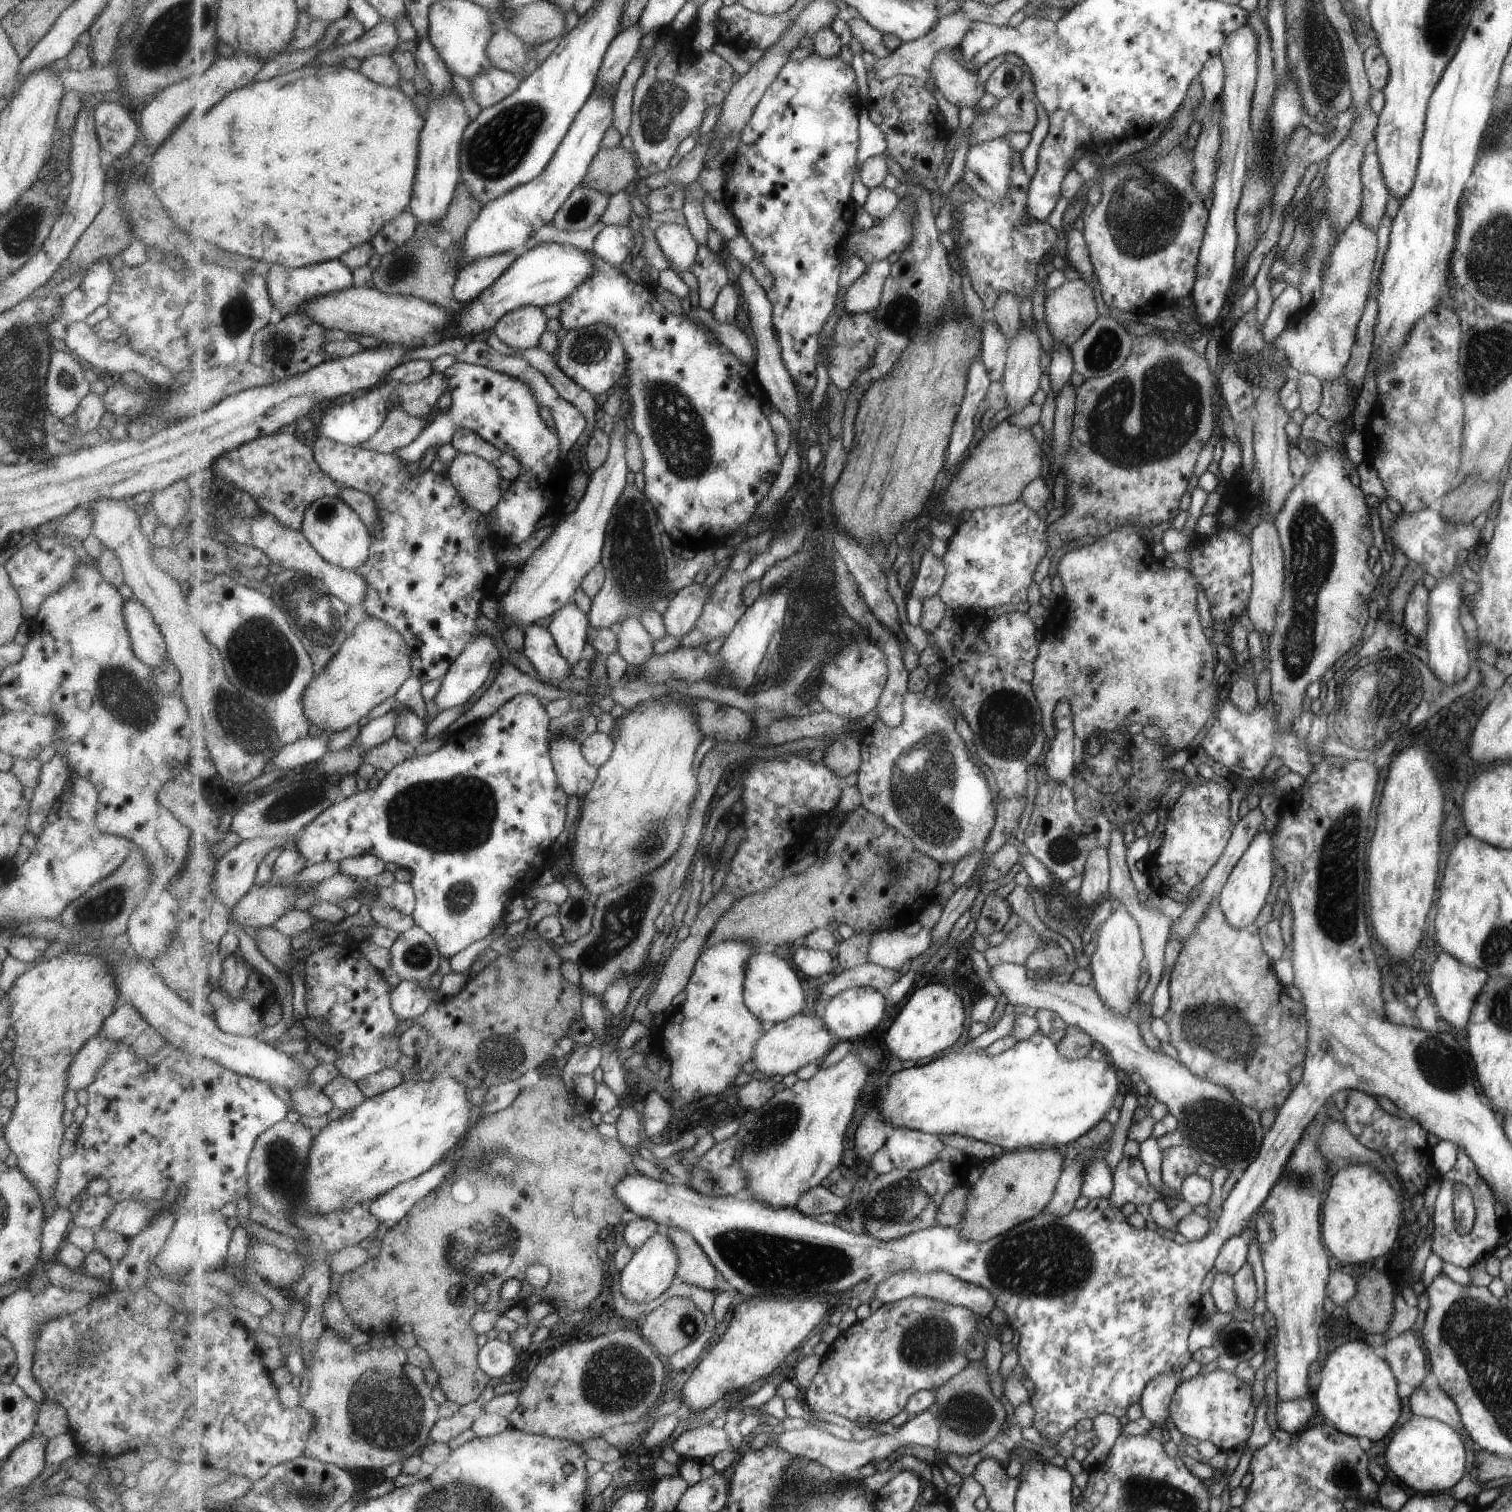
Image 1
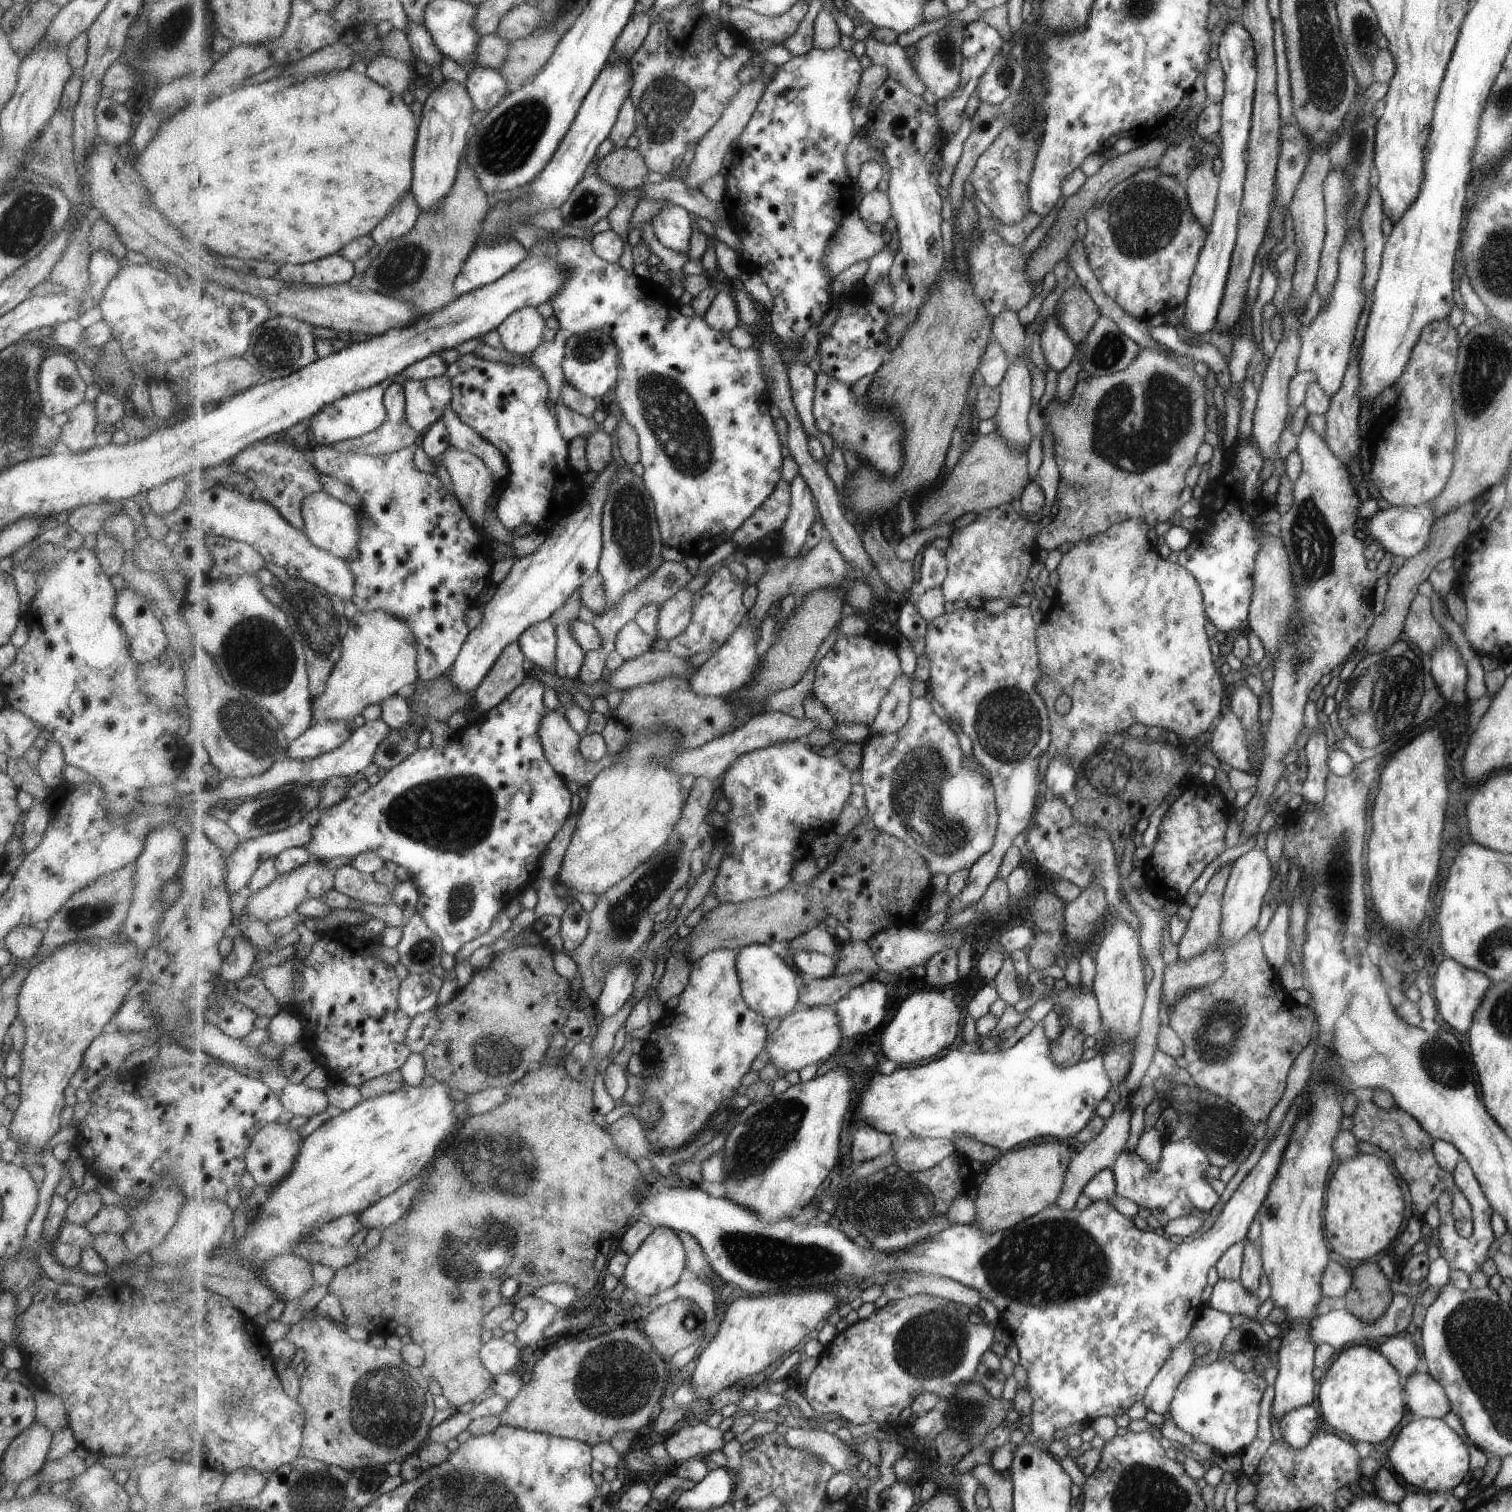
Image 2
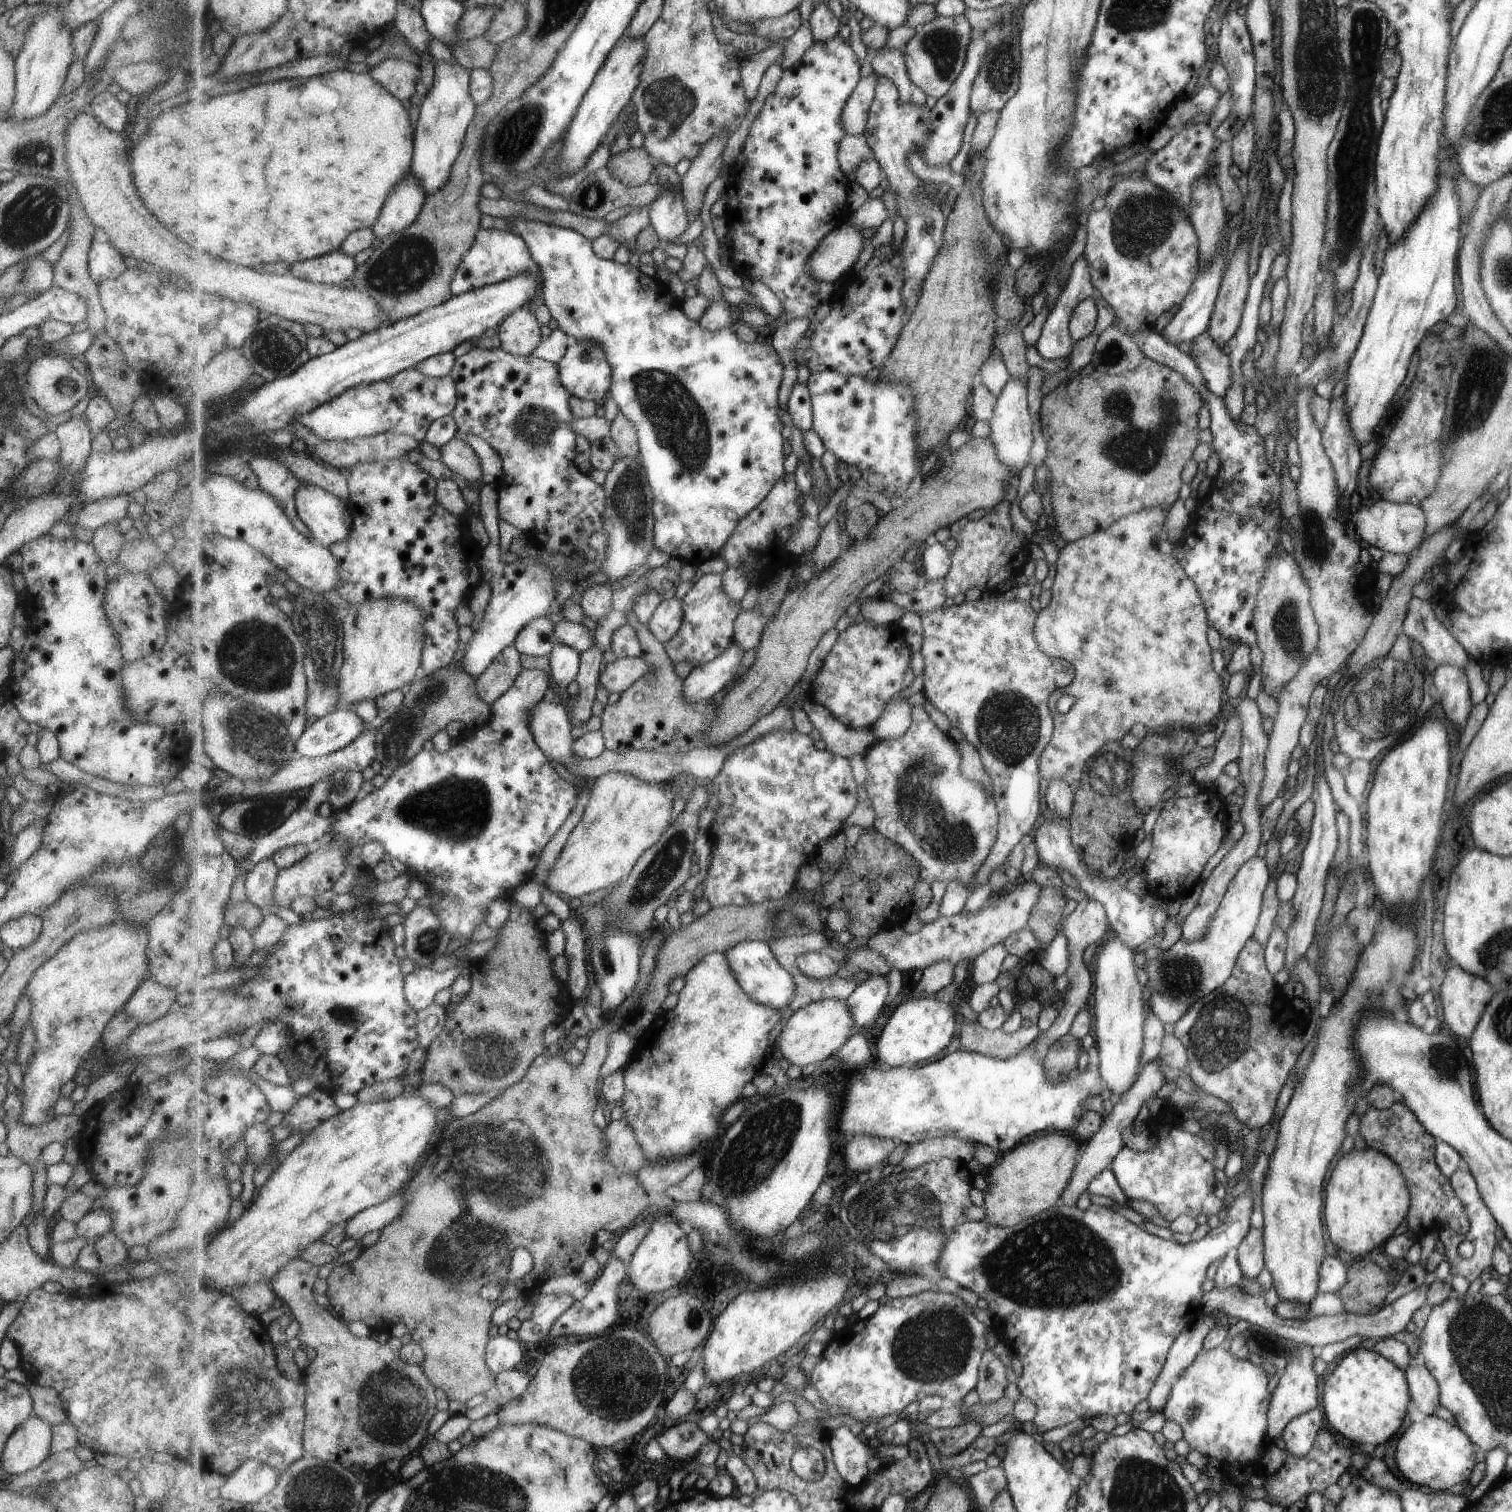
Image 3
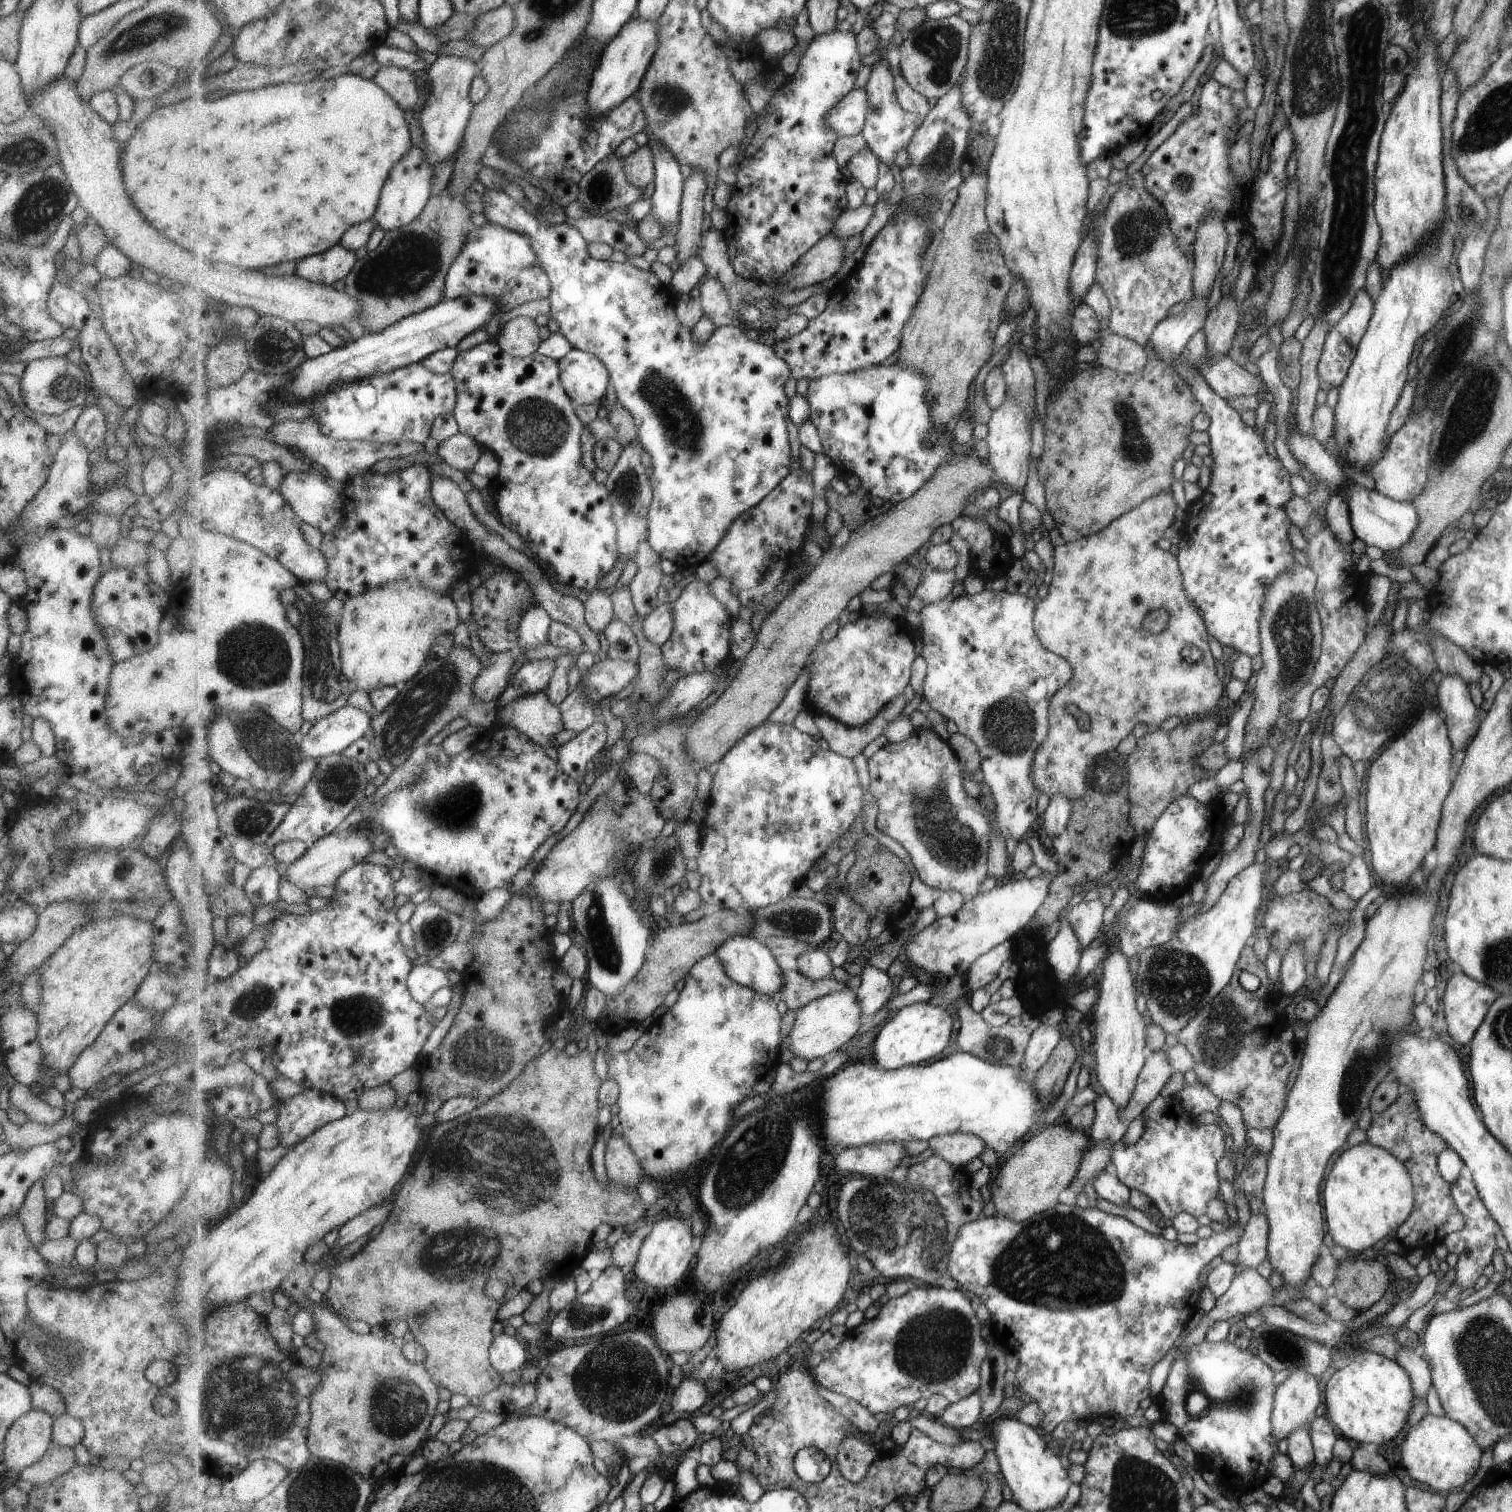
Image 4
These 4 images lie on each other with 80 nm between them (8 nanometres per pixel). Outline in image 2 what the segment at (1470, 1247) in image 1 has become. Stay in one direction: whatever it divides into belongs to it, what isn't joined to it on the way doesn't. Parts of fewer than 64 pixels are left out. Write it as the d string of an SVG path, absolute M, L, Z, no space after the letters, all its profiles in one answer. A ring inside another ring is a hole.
M1461 1158L1455 1165L1455 1168L1450 1172L1454 1178L1454 1182L1460 1188L1461 1194L1465 1195L1465 1198L1469 1201L1472 1210L1472 1233L1465 1238L1458 1234L1458 1228L1452 1217L1452 1200L1451 1195L1446 1192L1442 1192L1440 1197L1436 1200L1436 1208L1439 1214L1439 1226L1436 1228L1435 1244L1438 1248L1438 1253L1443 1257L1447 1264L1453 1270L1462 1270L1468 1276L1477 1268L1481 1267L1481 1264L1485 1262L1487 1258L1487 1252L1489 1252L1489 1246L1494 1241L1493 1231L1491 1231L1491 1225L1489 1225L1489 1219L1491 1213L1494 1211L1491 1204L1489 1204L1484 1191L1479 1189L1479 1184L1473 1176L1471 1167L1465 1158Z

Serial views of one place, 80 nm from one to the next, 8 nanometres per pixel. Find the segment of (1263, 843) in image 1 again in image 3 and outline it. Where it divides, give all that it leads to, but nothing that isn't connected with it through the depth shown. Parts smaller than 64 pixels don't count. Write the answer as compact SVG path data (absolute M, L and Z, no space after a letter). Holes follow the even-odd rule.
M1256 855L1248 858L1229 881L1205 934L1189 942L1179 937L1166 951L1160 950L1156 958L1146 960L1142 968L1148 994L1146 1002L1162 1024L1175 1025L1194 1003L1219 989L1231 976L1237 952L1243 949L1243 944L1253 934L1261 908L1261 892L1267 880L1269 872L1265 868L1265 862Z

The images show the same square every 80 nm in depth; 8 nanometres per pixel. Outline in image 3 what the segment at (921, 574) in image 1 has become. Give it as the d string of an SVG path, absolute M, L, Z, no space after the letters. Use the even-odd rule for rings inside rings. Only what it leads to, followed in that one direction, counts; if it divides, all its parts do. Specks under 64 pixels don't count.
M939 542L925 548L922 560L922 578L917 588L923 588L929 581L946 577L953 564L952 552L947 550L945 544Z

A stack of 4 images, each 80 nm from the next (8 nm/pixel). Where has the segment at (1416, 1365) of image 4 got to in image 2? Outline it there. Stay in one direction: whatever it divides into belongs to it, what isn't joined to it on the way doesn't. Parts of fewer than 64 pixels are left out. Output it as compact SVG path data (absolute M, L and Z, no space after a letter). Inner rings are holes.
M1427 1371L1407 1375L1405 1390L1410 1412L1415 1417L1441 1419L1450 1410L1442 1386Z

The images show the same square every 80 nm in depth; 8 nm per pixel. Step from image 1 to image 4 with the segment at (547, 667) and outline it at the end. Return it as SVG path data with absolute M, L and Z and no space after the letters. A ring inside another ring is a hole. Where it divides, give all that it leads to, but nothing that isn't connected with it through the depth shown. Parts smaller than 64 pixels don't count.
M536 607L529 609L520 622L520 637L518 647L531 648L537 644L549 643L549 627L552 625L551 615L546 609Z

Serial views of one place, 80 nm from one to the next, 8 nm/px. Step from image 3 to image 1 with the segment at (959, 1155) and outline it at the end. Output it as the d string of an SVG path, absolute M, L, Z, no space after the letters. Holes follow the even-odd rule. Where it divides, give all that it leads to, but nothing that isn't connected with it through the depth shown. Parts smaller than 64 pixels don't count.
M899 1127L893 1129L885 1149L895 1166L912 1171L933 1164L945 1147L939 1135Z

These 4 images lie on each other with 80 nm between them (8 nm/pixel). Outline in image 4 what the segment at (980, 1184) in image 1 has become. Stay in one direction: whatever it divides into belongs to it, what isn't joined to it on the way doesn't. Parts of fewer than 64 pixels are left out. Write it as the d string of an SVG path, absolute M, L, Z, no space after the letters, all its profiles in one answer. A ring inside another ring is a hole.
M1058 1120L1037 1130L990 1177L995 1214L1019 1222L1055 1206L1059 1202L1059 1192L1063 1192L1063 1188L1067 1188L1074 1179L1087 1144L1087 1136L1065 1121Z

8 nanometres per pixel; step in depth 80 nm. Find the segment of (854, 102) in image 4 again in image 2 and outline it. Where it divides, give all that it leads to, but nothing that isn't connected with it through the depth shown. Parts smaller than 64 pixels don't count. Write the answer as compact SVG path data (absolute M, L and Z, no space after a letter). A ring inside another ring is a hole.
M871 64L869 68L864 70L854 98L855 106L852 108L857 134L866 126L866 122L869 122L869 105L877 89L889 78L889 73L888 67L879 64Z

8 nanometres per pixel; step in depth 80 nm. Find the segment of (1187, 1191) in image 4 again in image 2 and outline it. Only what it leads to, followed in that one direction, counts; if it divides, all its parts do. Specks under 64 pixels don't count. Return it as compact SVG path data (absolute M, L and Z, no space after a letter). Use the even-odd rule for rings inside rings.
M1183 1137L1177 1141L1164 1143L1159 1160L1153 1169L1134 1151L1123 1149L1111 1164L1114 1176L1115 1192L1119 1198L1131 1200L1139 1208L1159 1210L1169 1221L1175 1217L1195 1213L1192 1201L1187 1195L1188 1184L1197 1179L1206 1179L1205 1169L1210 1165L1202 1147L1197 1146L1192 1139Z

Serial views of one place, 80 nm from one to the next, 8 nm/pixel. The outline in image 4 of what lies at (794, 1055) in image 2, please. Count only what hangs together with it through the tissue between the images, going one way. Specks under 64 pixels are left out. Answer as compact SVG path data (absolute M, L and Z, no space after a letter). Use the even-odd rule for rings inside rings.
M850 989L837 991L814 1000L797 1010L797 1018L789 1034L791 1052L809 1060L821 1057L828 1058L838 1053L858 1033L865 1021L863 1014L858 996Z

